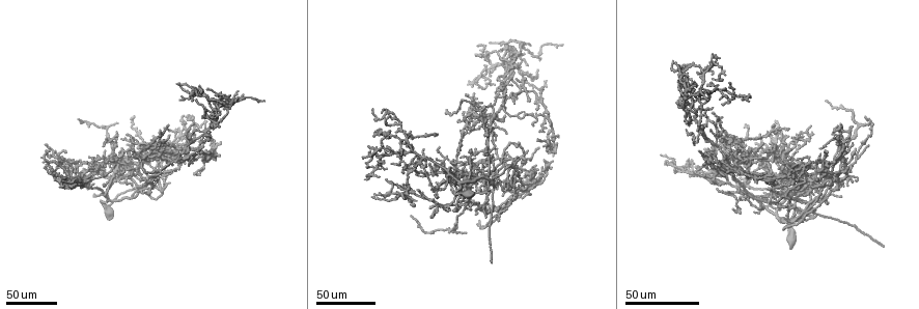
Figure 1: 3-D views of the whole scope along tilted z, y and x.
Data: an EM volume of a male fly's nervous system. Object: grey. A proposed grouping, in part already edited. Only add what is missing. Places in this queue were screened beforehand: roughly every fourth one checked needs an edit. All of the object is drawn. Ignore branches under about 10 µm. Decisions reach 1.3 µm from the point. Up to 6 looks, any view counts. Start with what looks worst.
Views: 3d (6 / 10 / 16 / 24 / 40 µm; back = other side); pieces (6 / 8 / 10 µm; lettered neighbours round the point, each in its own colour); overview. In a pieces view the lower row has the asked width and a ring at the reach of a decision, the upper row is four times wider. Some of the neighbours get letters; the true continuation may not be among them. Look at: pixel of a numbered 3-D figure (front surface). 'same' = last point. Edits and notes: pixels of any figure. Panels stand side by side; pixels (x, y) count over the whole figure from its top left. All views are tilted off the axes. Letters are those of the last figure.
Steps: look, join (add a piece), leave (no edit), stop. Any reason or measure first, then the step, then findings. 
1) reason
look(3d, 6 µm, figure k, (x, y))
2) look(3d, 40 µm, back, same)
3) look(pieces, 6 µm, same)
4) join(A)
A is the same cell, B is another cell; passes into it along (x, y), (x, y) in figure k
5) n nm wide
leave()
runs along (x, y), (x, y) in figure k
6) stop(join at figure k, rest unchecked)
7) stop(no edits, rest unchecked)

free end
look(3d, 24 µm, figure 1, (534, 126))

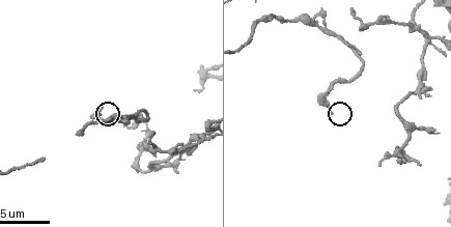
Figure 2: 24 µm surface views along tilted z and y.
look(pieces, 10 µm, figure 2, (329, 111))

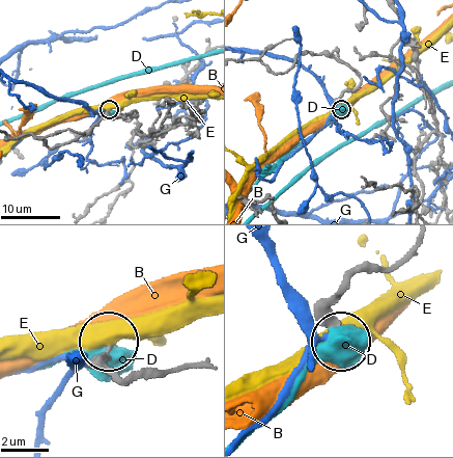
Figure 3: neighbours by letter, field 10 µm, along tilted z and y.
leave()
B, D, E and G are other cells; none of them fits

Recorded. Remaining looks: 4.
end of a long branch
look(3d, 24 µm, figure 1, (766, 157))

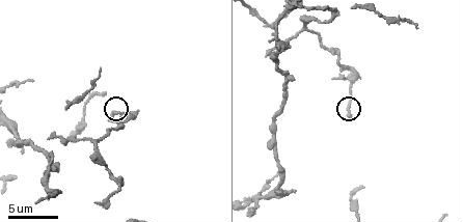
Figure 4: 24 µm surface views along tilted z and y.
zoom in
look(3d, 6 µm, figure 4, (348, 116))

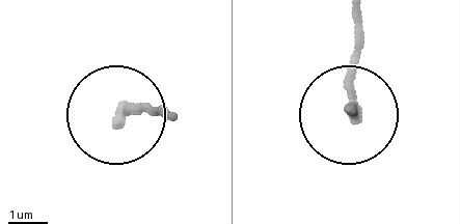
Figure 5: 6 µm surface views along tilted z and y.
look(pieces, 8 µm, figure 5, (352, 113))

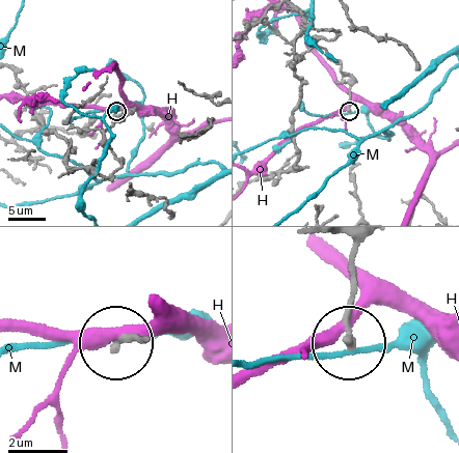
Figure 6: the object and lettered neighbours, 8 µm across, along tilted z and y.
leave()
H and M are other cells; runs along (357, 250), (349, 338) in figure 6; none of them fits

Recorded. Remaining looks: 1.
branch stops here
look(pieces, 6 µm, figure 4, (50, 138))

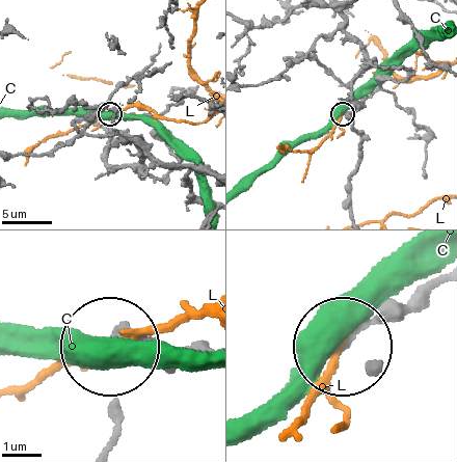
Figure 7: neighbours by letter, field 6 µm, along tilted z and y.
leave()
C and L are other cells; runs along (434, 278), (343, 338) in figure 7; no lettered piece goes on from it

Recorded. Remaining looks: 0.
stop(no edits, rest unchecked)

